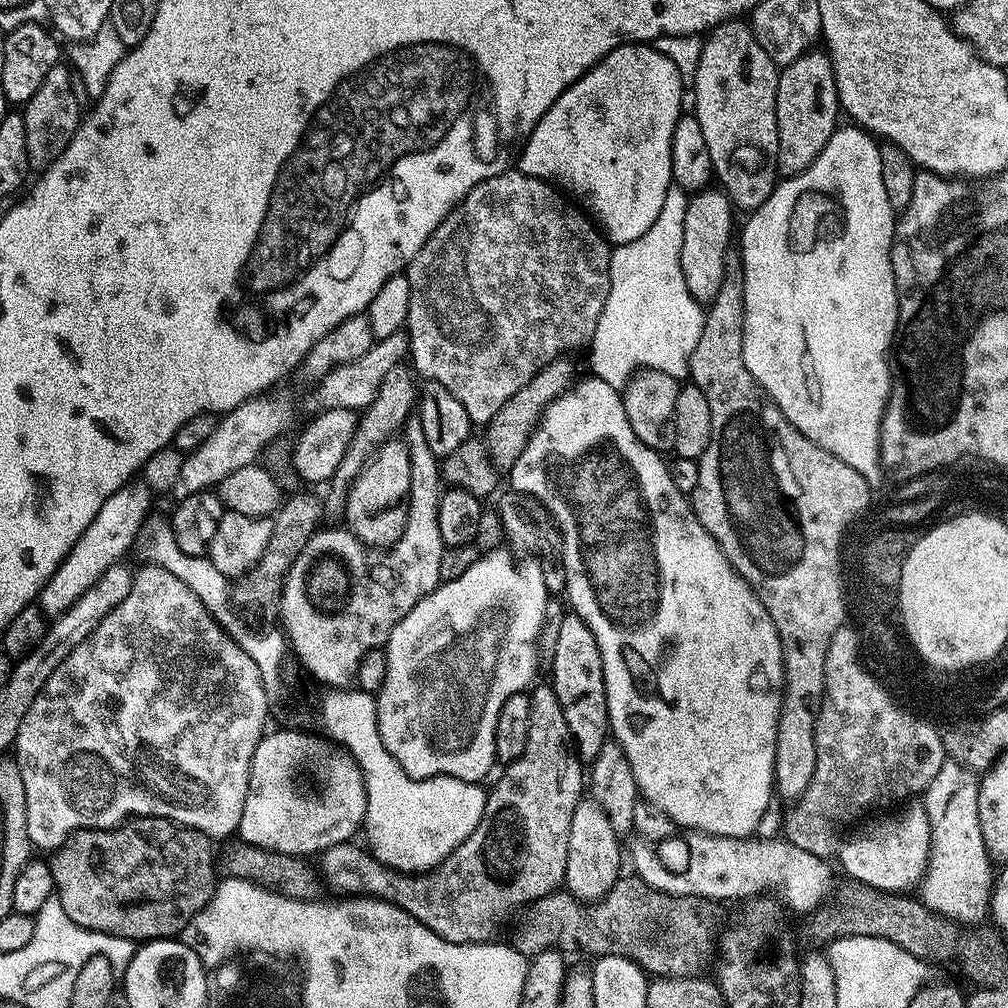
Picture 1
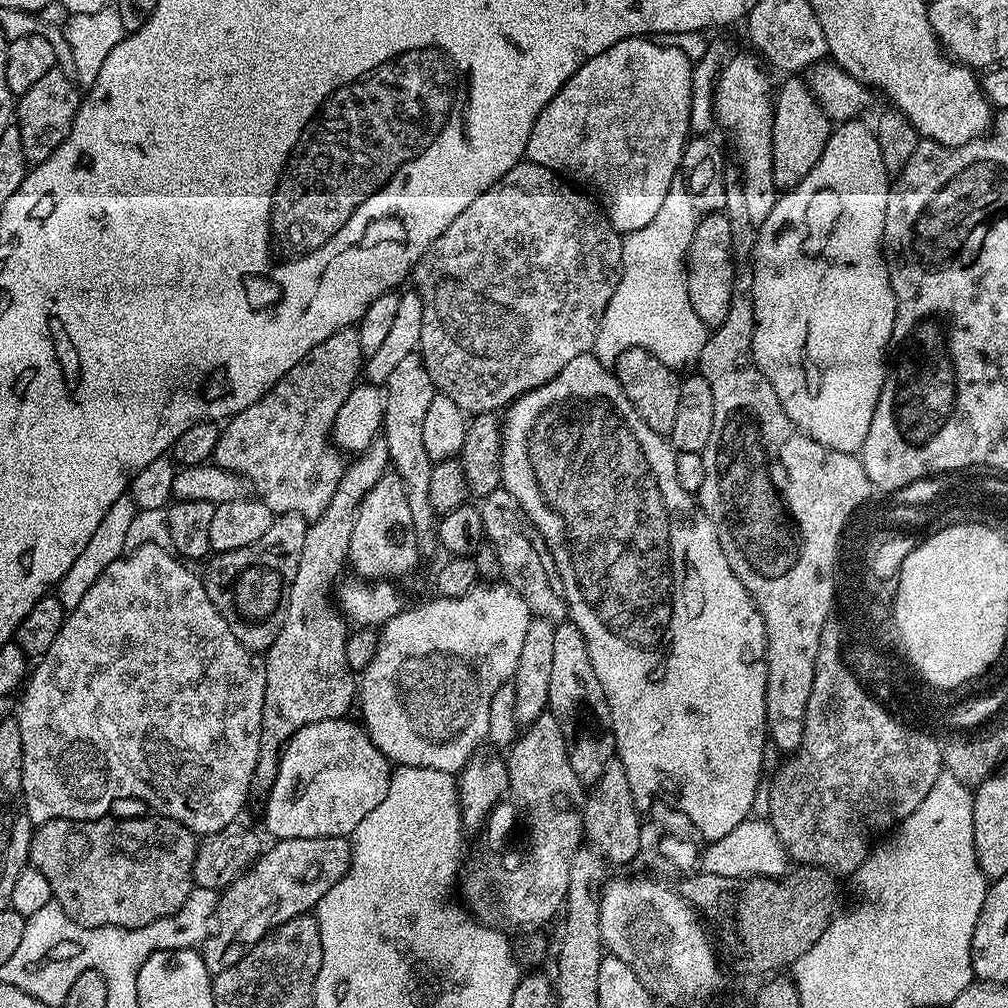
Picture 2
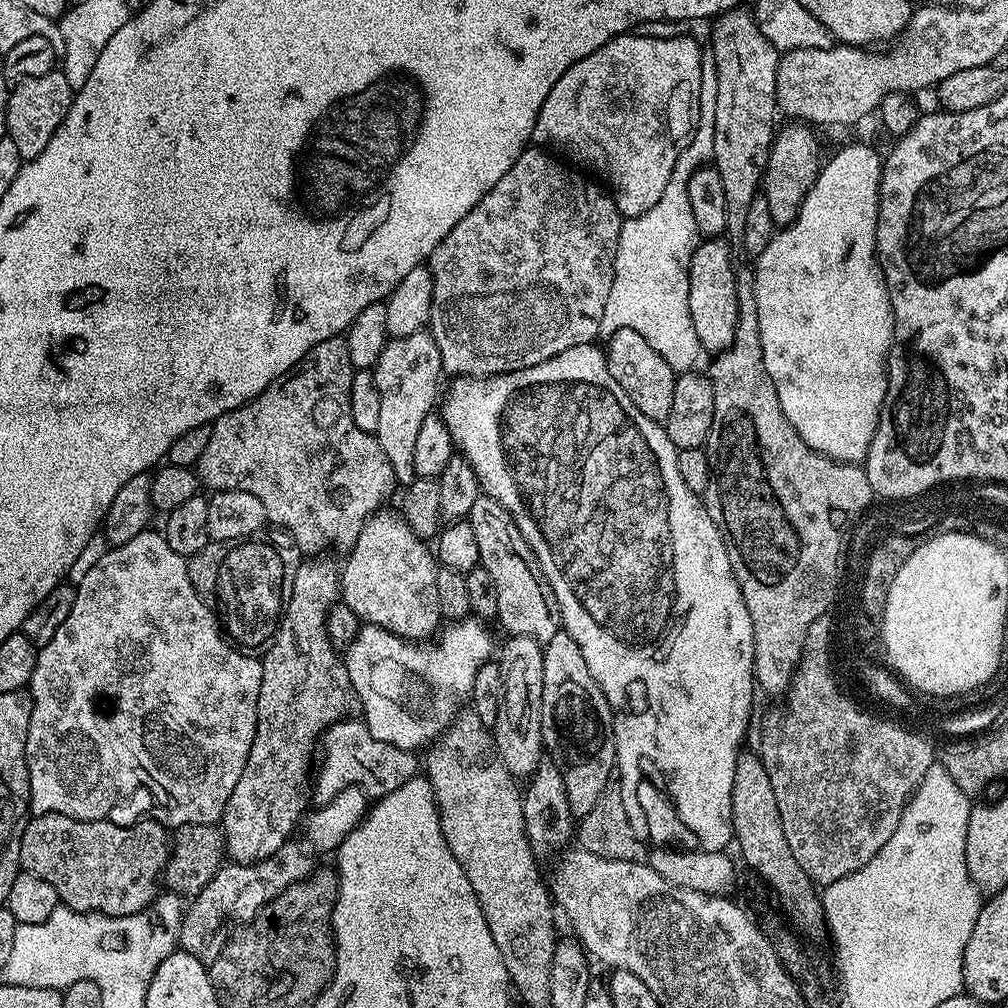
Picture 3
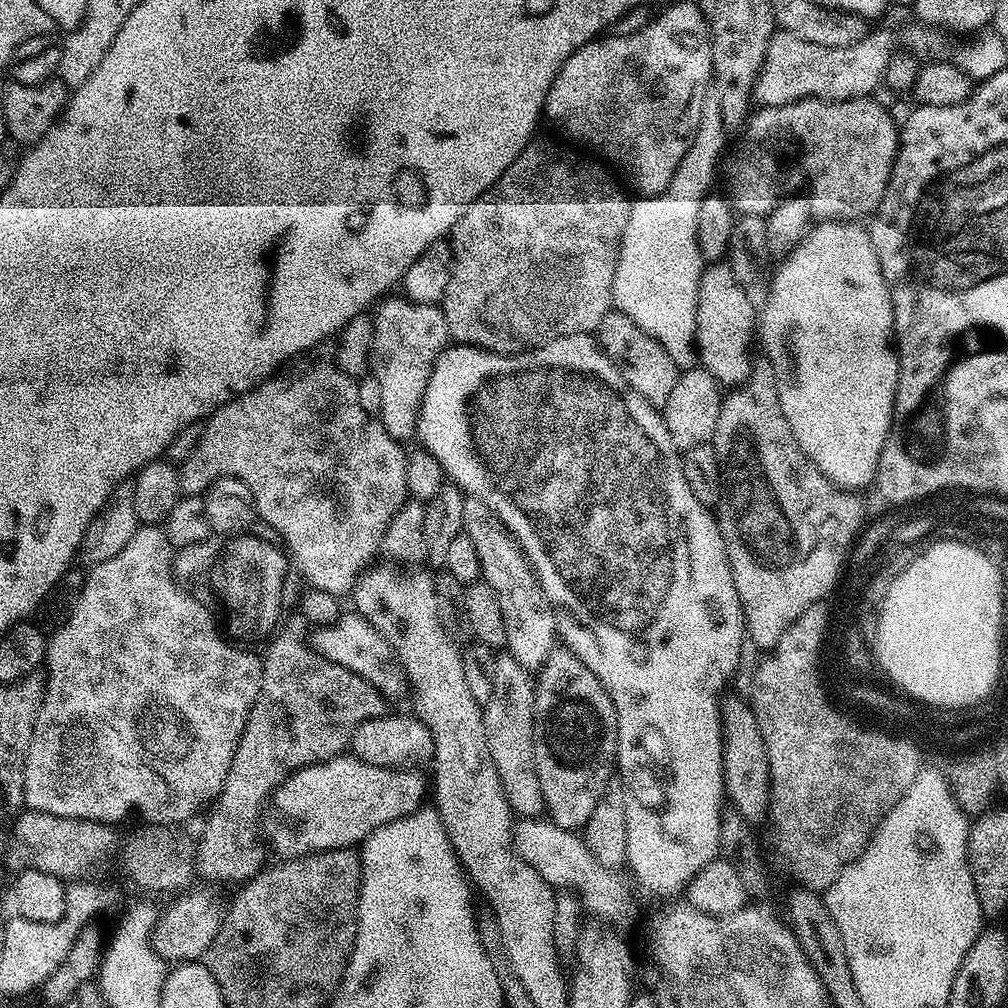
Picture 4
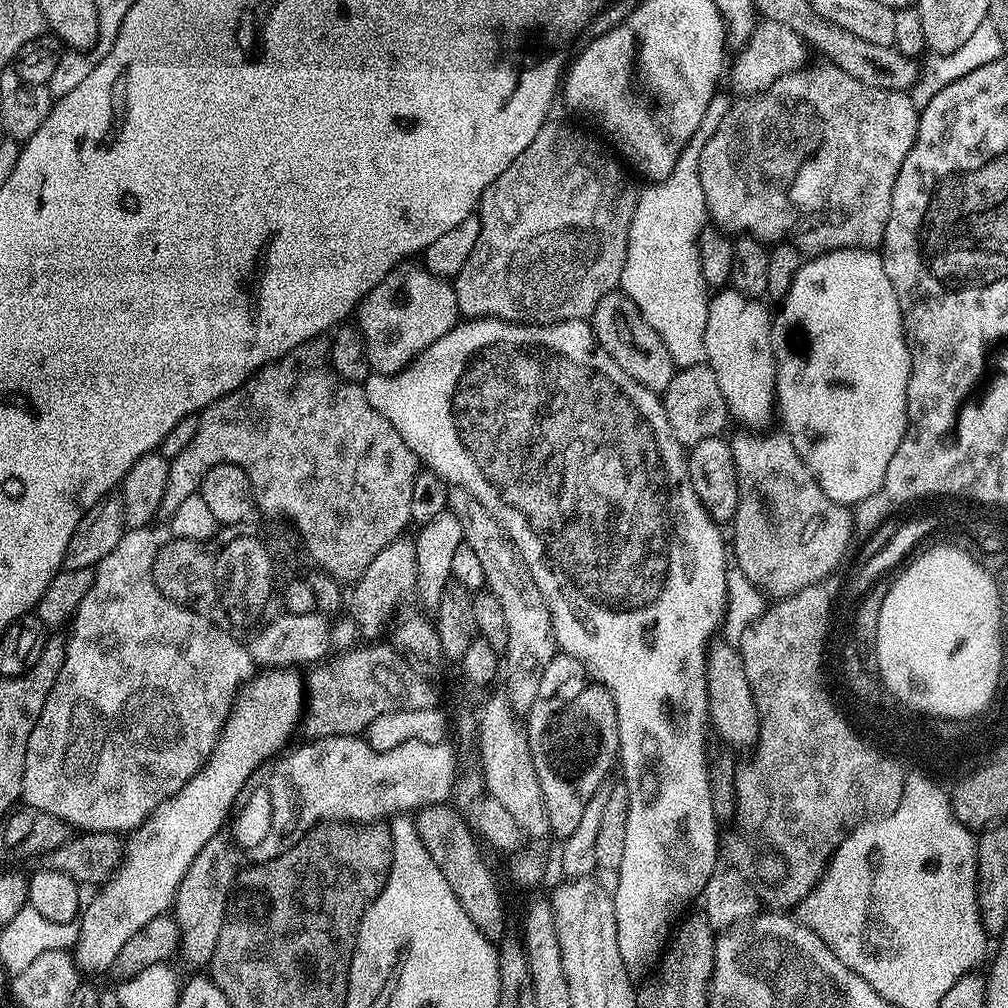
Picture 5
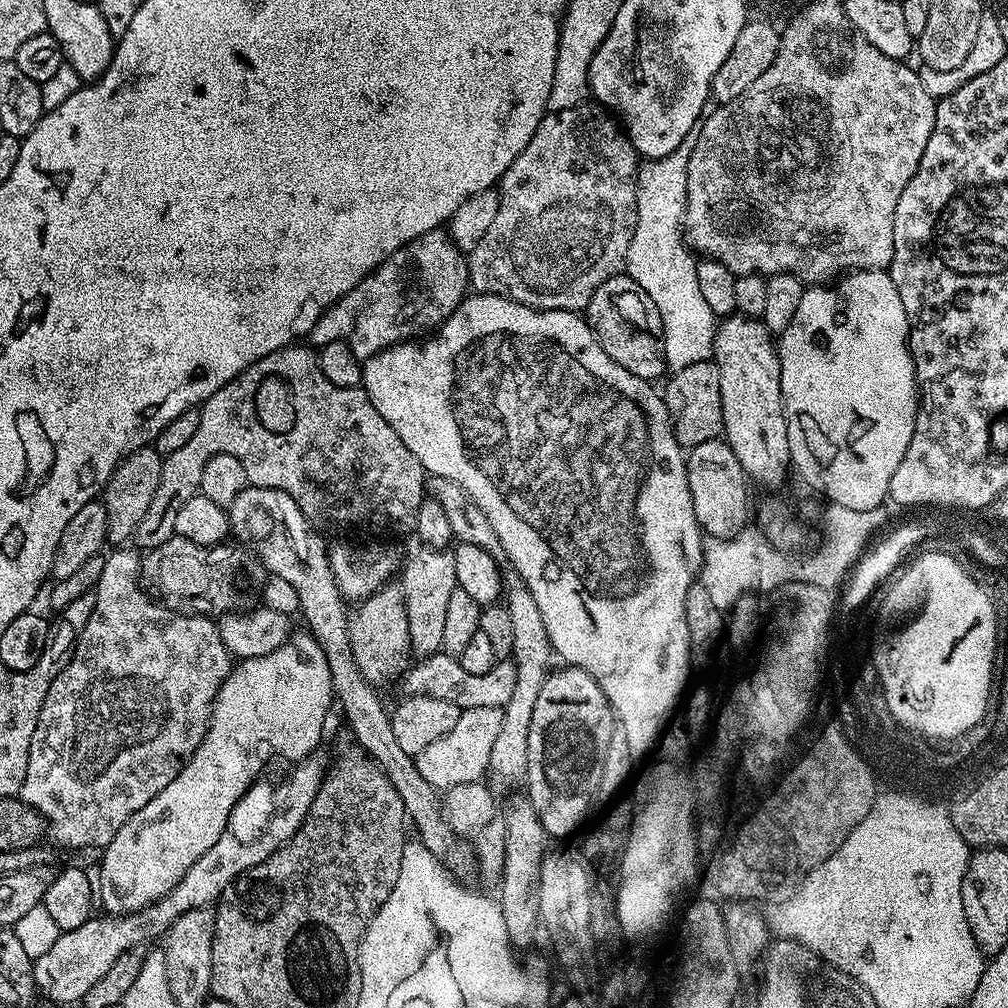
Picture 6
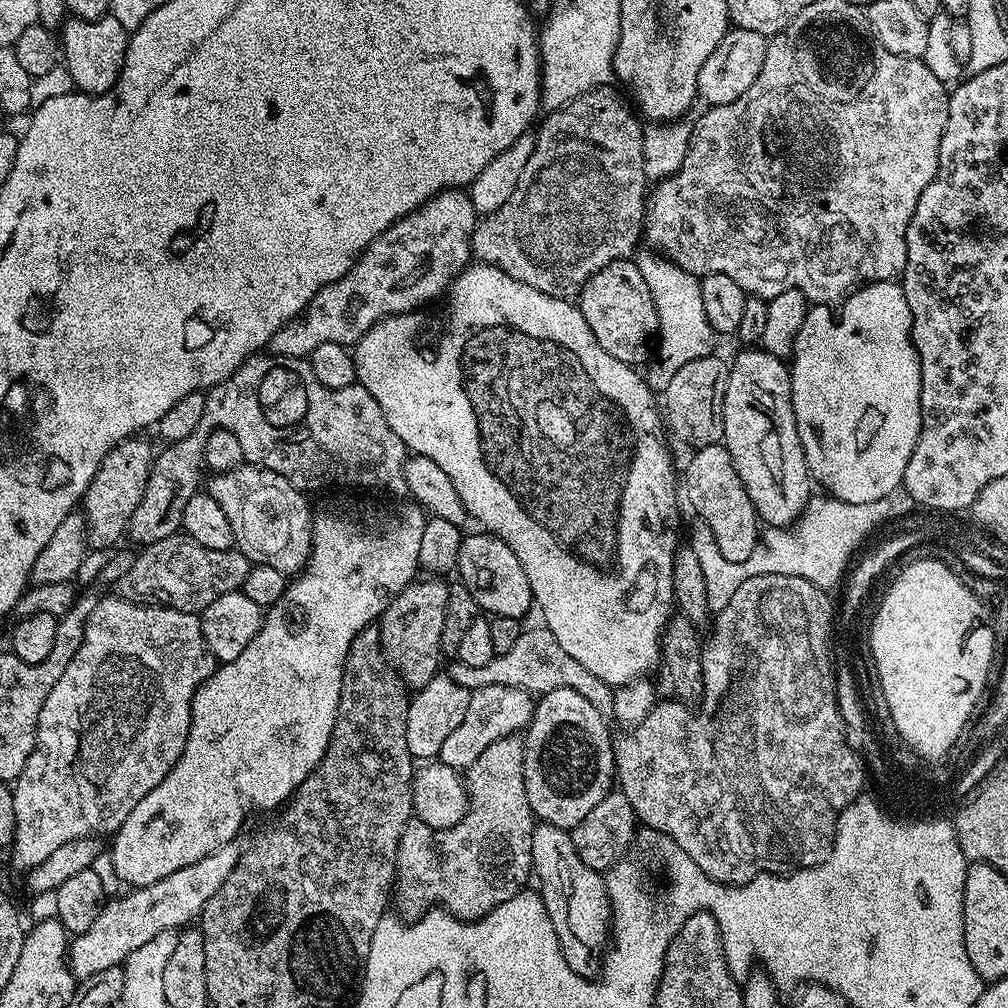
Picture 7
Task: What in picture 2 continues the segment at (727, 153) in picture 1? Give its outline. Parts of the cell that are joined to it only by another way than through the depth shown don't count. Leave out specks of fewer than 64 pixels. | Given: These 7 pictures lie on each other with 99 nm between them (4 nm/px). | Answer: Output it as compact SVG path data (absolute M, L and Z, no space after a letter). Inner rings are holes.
M755 55L736 56L725 63L716 81L716 119L715 123L728 128L728 136L736 140L740 151L738 176L750 222L759 226L770 218L778 189L774 182L772 165L772 109L773 99L768 96L768 76L764 73L765 65Z

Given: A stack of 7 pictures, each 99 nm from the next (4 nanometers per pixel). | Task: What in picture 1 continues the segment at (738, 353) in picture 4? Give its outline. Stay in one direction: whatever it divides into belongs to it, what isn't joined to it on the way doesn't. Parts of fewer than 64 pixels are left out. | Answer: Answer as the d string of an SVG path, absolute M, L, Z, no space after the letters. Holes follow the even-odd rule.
M701 190L689 199L686 206L686 226L682 230L682 278L686 278L686 290L700 303L701 306L711 304L712 299L718 294L718 286L722 286L722 274L724 263L730 251L730 245L734 240L734 228L732 232L732 215L734 209L731 200L723 191Z

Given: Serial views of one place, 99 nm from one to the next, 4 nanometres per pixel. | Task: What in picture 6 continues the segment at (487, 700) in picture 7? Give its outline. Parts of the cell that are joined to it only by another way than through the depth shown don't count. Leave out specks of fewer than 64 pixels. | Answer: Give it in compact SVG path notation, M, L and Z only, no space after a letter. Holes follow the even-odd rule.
M474 706L463 709L452 729L442 734L438 742L426 746L426 750L422 750L415 757L422 778L426 778L426 782L437 790L483 781L490 762L490 750L494 750L494 742L498 742L498 733L502 731L503 721L503 708Z

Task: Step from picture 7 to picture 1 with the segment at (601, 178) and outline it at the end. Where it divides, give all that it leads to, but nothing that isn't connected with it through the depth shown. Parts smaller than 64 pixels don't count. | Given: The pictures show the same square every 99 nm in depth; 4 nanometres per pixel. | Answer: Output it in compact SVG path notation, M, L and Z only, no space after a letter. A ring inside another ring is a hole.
M519 170L499 172L494 178L474 186L474 190L470 190L470 194L464 196L434 230L434 234L430 234L422 250L418 250L418 254L409 262L406 269L410 282L410 310L406 331L411 367L424 380L433 380L439 382L441 386L446 386L446 390L450 390L450 394L454 394L454 398L462 402L462 410L466 410L473 425L487 426L494 418L494 414L502 410L504 403L514 398L514 394L518 394L518 390L522 390L522 386L526 386L526 382L530 382L530 378L534 378L534 374L541 372L547 364L561 359L565 354L572 354L568 352L574 351L575 348L583 349L591 345L592 335L598 326L598 318L606 306L606 298L610 294L612 248L603 231L571 199L563 200L559 194L561 195L547 180L527 176Z

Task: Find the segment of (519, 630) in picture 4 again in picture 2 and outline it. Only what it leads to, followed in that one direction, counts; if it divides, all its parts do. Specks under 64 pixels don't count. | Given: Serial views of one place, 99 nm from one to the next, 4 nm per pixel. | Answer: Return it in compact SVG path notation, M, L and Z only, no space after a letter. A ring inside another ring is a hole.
M501 486L482 497L478 507L482 514L482 526L487 543L491 544L492 549L498 554L503 583L524 599L533 617L553 622L567 621L568 604L564 601L563 591L554 579L552 555L548 553L538 530L521 512L516 500Z

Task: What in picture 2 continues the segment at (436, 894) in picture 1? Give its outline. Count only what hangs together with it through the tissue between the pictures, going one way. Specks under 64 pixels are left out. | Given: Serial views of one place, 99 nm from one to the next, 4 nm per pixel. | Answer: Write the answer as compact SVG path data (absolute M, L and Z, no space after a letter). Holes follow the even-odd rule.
M545 710L540 717L527 725L519 735L516 743L512 745L506 756L508 762L508 791L503 800L492 809L487 821L482 829L484 835L484 849L480 852L477 860L467 861L462 872L462 888L464 884L464 900L467 911L481 924L489 926L495 925L496 919L504 915L506 919L513 920L516 924L525 924L525 929L532 930L535 924L544 924L556 911L559 913L565 907L568 898L568 887L570 886L570 866L574 862L574 854L582 847L584 840L584 801L586 799L585 785L580 783L580 779L574 774L574 766L570 766L570 754L566 750L566 738L562 738L562 730L558 727L558 722L551 712ZM347 836L290 838L276 840L273 845L269 852L268 849L261 851L259 858L231 886L219 893L214 913L214 931L205 936L202 945L204 965L208 972L215 974L226 970L240 960L245 945L257 944L290 918L311 913L322 894L326 894L326 890L330 890L334 882L341 880L348 872L348 867L352 865L352 846Z

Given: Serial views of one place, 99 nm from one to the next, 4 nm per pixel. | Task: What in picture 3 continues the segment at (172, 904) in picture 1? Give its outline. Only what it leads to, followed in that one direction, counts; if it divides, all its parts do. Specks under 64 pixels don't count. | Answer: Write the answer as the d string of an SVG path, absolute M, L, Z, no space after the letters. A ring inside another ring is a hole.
M53 812L33 815L20 833L20 867L30 874L38 874L38 878L46 878L46 882L54 886L63 907L75 912L98 912L101 916L129 916L148 907L162 888L170 832L159 819L156 820L115 824L112 818L75 820Z

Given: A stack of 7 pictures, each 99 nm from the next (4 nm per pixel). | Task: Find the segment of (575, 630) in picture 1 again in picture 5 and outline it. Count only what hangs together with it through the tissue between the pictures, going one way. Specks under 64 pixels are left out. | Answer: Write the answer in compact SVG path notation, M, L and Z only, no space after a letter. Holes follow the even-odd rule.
M558 654L542 670L542 683L538 685L538 695L534 706L526 714L526 731L530 758L534 758L534 774L538 774L538 786L542 786L542 802L546 806L546 818L551 835L565 838L573 834L581 821L586 804L596 791L606 784L608 771L614 768L620 751L618 734L618 714L614 698L604 685L592 679L588 672L573 656Z

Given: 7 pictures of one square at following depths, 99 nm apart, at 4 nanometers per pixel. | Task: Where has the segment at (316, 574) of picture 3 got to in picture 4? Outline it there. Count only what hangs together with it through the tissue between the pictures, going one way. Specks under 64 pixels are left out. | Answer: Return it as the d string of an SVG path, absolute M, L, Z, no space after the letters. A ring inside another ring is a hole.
M300 624L290 625L285 632L277 631L267 645L268 653L263 653L262 682L258 698L246 718L246 726L242 730L238 750L226 774L226 782L207 813L208 821L200 832L200 844L198 840L194 848L196 870L199 879L204 879L201 881L211 882L216 886L221 886L220 884L240 886L261 871L266 864L264 861L266 844L263 839L259 840L259 836L262 836L260 815L263 812L265 815L266 805L276 787L291 772L341 755L351 745L352 735L363 720L385 715L386 700L377 692L376 687L363 680L357 672L346 670L317 654L306 639L306 632L304 636L305 625Z

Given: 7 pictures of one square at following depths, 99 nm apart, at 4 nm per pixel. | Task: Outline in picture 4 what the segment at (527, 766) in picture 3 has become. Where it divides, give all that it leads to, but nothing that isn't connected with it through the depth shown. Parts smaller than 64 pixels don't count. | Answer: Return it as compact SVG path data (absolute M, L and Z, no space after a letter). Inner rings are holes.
M507 654L497 655L494 666L494 694L490 702L482 705L486 742L490 746L490 758L494 758L494 770L502 782L506 802L520 818L536 818L544 812L542 786L538 782L538 770L534 766L534 702L536 680L516 659Z

